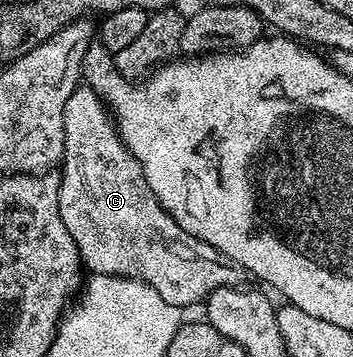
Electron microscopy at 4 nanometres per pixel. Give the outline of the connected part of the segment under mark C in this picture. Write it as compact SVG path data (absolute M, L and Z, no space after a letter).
M76 87L69 101L65 101L63 128L61 221L65 221L65 229L73 237L73 245L77 245L79 259L88 272L141 281L157 289L169 305L180 309L202 304L217 289L244 282L245 272L237 261L185 233L153 197L139 162L123 144L111 112L92 87Z

